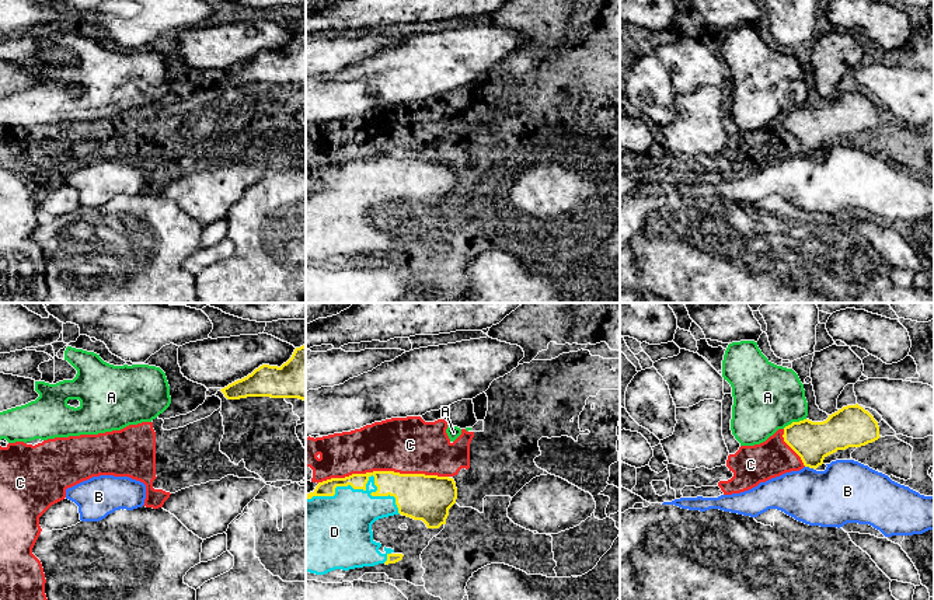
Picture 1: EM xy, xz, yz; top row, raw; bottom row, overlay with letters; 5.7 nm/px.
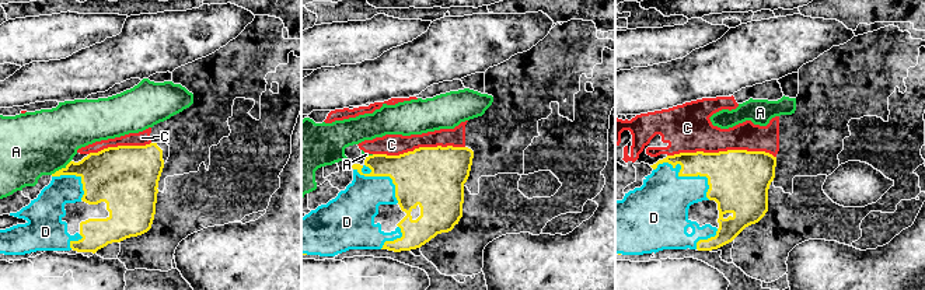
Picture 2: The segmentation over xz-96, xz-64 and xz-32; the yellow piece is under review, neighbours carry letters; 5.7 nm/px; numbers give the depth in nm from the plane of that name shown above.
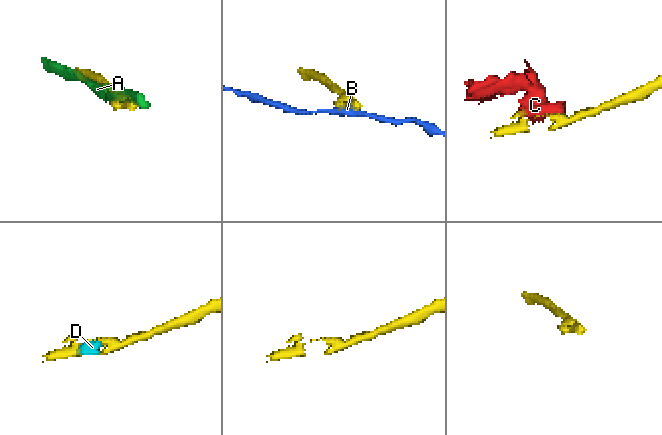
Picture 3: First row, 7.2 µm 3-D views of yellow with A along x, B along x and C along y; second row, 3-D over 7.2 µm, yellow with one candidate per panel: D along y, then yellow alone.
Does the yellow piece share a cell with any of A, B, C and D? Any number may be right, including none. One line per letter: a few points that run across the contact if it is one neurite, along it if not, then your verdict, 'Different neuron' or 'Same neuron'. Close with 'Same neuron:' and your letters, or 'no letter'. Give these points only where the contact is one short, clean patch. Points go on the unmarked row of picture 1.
A: Line: yz (805, 104), (783, 114). Different neuron
B: Line: yz (805, 152), (814, 156). Different neuron
C: Different neuron
D: Same neuron
Same neuron: D

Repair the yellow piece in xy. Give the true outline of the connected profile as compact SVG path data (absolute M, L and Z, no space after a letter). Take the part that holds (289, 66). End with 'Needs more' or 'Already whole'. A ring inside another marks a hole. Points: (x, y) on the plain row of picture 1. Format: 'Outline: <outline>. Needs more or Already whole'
Outline: M306 31L296 34L280 53L262 50L220 77L227 86L271 83L306 87Z. Already whole

